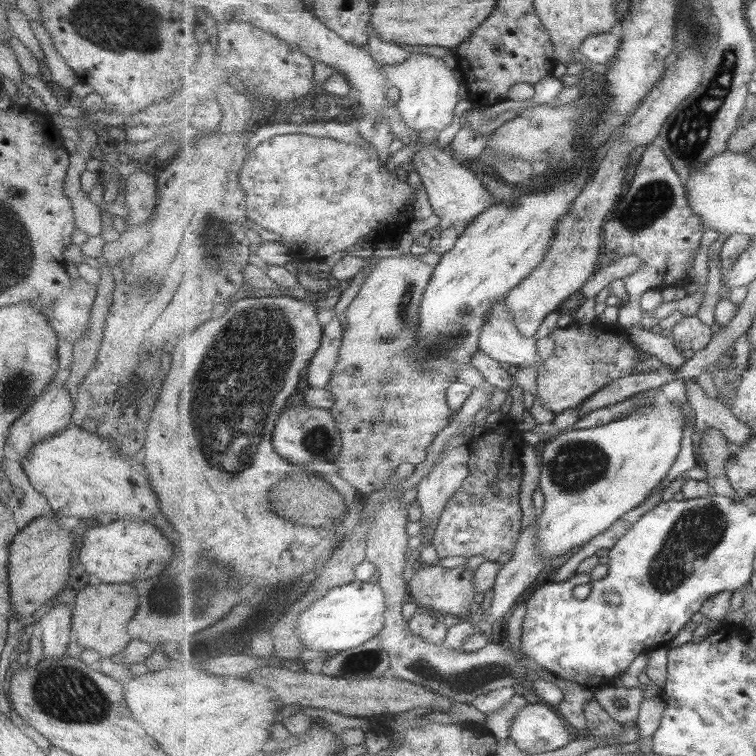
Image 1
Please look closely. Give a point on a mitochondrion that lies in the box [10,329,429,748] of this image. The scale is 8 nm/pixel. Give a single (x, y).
(52, 688)

